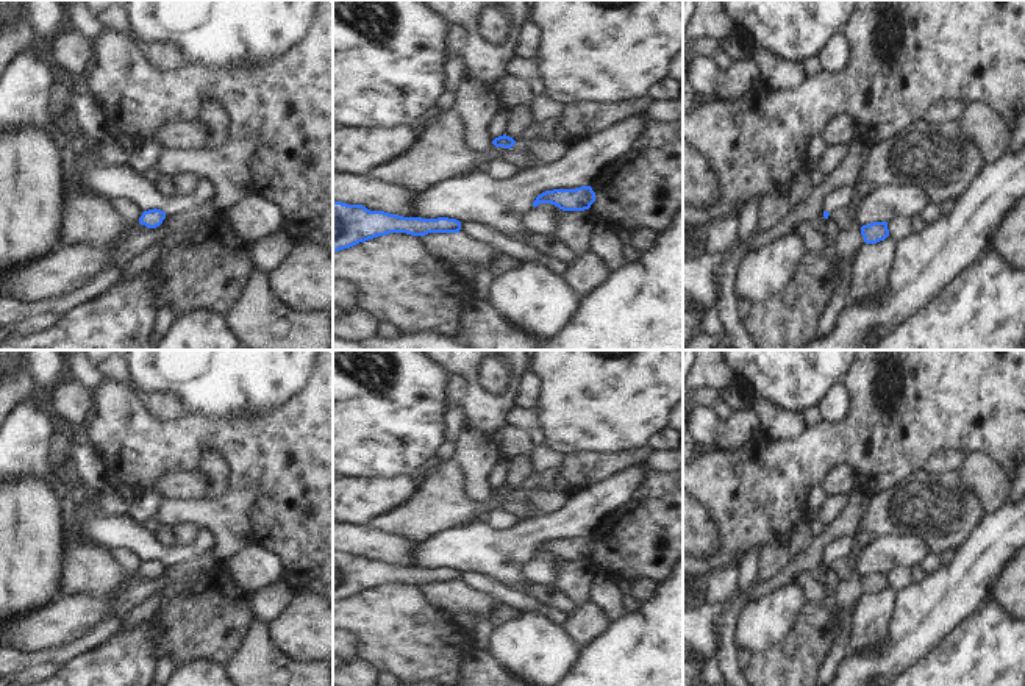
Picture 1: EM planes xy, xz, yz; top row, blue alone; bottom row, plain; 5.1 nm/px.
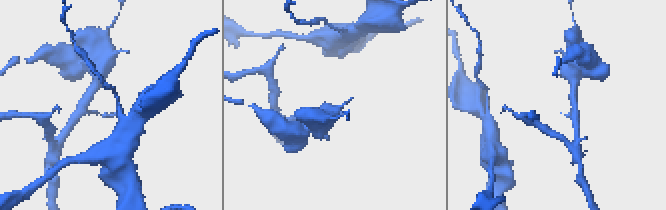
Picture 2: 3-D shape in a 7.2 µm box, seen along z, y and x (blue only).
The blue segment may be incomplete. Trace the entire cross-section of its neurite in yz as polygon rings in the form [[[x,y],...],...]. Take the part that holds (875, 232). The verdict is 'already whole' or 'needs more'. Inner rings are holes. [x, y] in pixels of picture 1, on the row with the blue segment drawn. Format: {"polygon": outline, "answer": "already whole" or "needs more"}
{"polygon": [[[872,222],[861,227],[866,244],[877,244],[889,236],[888,222]]], "answer": "already whole"}

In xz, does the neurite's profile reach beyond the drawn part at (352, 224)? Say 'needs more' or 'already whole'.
already whole

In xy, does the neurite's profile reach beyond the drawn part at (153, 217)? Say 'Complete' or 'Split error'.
Complete

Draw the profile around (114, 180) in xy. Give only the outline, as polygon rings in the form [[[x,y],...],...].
[[[58,134],[67,152],[67,167],[78,164],[81,167],[83,188],[102,194],[109,200],[136,200],[144,211],[186,209],[192,205],[189,194],[175,192],[167,195],[158,184],[128,163],[109,163],[103,158],[100,141],[91,142],[78,134]]]

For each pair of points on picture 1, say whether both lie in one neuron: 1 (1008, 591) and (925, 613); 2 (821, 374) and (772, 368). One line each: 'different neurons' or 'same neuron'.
1: different neurons
2: same neuron

